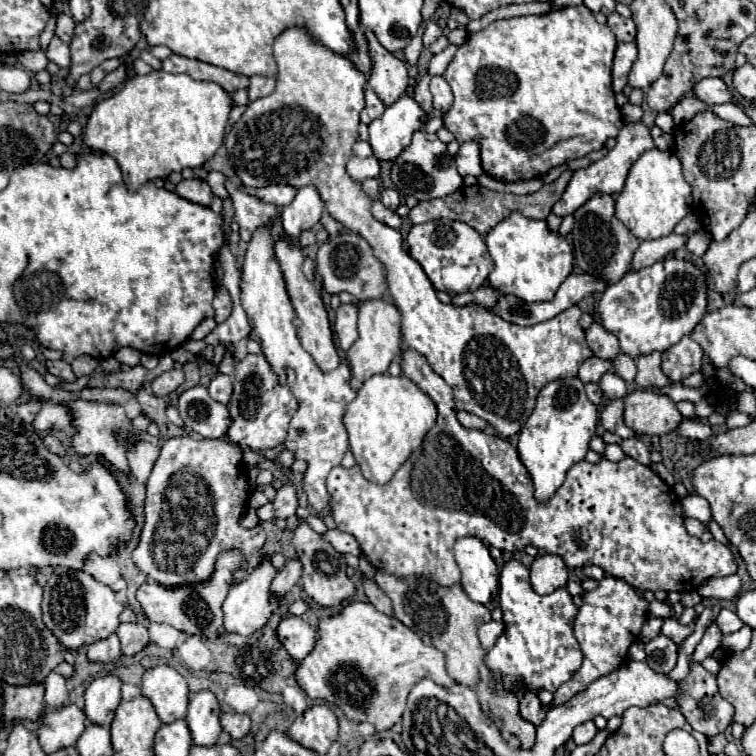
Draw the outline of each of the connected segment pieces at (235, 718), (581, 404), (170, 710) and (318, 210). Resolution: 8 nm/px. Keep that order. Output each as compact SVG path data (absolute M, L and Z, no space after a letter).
M224 713L220 717L222 729L230 733L232 739L242 739L250 731L250 717L248 715L238 715L238 713Z
M558 379L540 391L536 407L524 423L518 441L518 455L532 477L538 503L548 501L564 483L566 471L586 457L596 423L596 405L586 397L580 379Z
M168 665L148 669L142 679L142 695L150 699L162 723L172 723L186 717L188 685L176 669Z
M316 187L298 189L294 201L282 209L282 225L284 231L292 237L298 237L302 231L312 229L324 211L324 203L316 191Z

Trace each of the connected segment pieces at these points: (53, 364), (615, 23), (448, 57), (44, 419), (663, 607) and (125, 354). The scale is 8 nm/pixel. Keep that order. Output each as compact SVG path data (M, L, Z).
M46 361L46 367L48 367L48 371L50 371L52 375L62 377L62 379L68 381L68 383L76 379L74 373L72 373L72 367L70 367L66 361Z
M618 13L608 15L608 27L616 33L618 41L634 41L636 37L636 25L632 23L632 19L624 19Z
M449 44L444 51L433 55L427 68L428 73L430 73L432 77L436 75L442 76L453 59L455 52L458 50L458 47L459 46Z
M44 403L40 413L36 415L36 419L32 421L36 431L62 431L66 427L70 427L70 413L68 407L64 405L56 405L56 403Z
M652 601L652 603L650 603L650 613L652 613L654 617L664 617L664 619L668 619L668 617L672 615L672 609L670 609L668 603Z
M122 347L120 351L114 353L114 357L124 365L124 367L134 367L140 363L140 357L142 357L142 351L136 351L132 347Z

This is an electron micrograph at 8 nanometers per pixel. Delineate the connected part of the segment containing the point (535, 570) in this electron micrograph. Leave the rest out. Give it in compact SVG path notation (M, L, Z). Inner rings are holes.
M542 555L530 567L530 583L538 595L550 595L568 583L568 569L558 555Z

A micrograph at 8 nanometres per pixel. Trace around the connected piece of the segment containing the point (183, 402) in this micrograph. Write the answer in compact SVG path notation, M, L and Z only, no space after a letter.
M196 385L180 395L178 411L184 425L204 439L218 439L228 431L228 407L216 403L202 385Z

